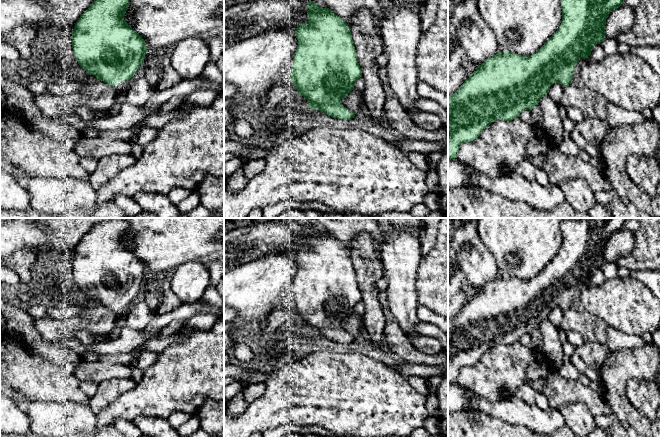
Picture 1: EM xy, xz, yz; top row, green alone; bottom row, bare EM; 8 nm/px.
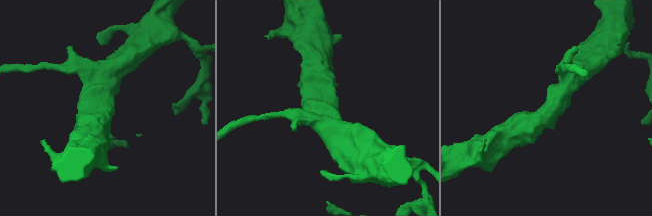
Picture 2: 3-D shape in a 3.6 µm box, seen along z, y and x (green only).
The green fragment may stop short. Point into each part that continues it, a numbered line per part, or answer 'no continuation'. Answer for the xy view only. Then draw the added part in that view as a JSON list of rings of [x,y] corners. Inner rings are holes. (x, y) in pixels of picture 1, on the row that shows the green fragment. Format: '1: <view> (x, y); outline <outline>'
1: xy (121, 87); outline [[[125,79],[123,82],[117,82],[113,88],[119,93],[116,103],[122,106],[126,102],[126,93],[129,89],[129,80]]]

